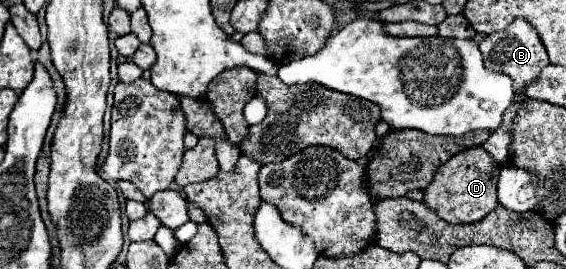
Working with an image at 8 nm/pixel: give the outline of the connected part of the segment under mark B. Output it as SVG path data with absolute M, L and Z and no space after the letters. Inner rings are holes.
M517 17L503 31L497 31L493 35L487 35L479 43L479 49L483 53L483 61L485 61L485 67L487 69L507 73L513 79L515 93L519 93L525 85L529 85L539 75L539 71L545 65L549 65L549 59L547 59L547 51L545 51L543 41L539 39L539 35L533 29L533 25L529 25L529 21L525 21L523 17Z

